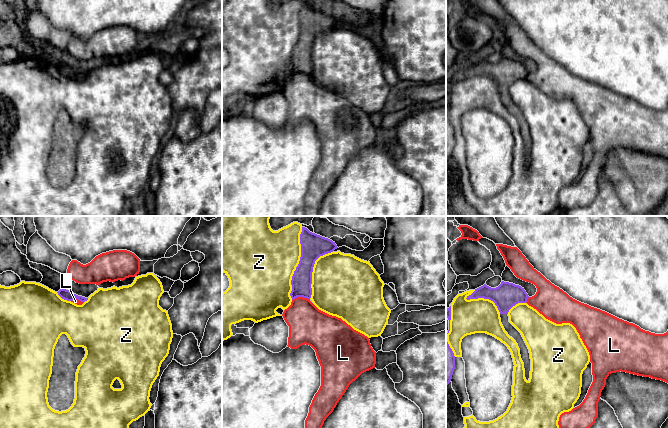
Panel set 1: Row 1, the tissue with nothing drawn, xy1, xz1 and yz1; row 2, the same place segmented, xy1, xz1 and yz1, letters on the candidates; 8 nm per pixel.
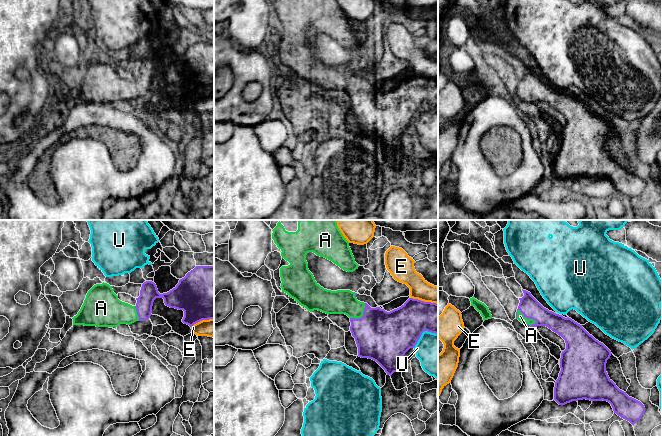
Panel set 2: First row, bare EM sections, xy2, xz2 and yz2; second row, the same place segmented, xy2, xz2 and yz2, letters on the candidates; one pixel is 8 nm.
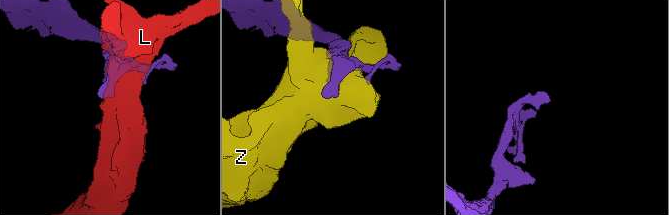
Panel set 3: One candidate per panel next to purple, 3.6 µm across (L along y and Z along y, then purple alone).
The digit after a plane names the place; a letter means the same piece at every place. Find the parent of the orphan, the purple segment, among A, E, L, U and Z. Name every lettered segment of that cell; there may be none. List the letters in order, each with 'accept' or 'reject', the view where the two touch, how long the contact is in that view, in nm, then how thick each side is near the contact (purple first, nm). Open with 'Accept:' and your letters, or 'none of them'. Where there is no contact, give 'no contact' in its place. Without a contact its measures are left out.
Accept: A
A: accept | yz2 | 190 nm | 160/60 nm
E: reject | xz2 | 220 nm | 300/160 nm
L: reject | xz1 | 140 nm | 160/300 nm
U: reject | xz2 | 240 nm | 360/300 nm
Z: reject | xz1 | 600 nm | 200/460 nm

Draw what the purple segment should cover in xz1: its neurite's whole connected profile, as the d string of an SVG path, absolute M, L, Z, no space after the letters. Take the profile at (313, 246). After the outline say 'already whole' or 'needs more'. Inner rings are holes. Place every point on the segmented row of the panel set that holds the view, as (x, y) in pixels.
M302 227L300 244L301 257L291 280L290 296L292 300L297 297L311 298L312 272L315 261L320 256L331 253L338 248L332 240L312 233L305 227Z; already whole

